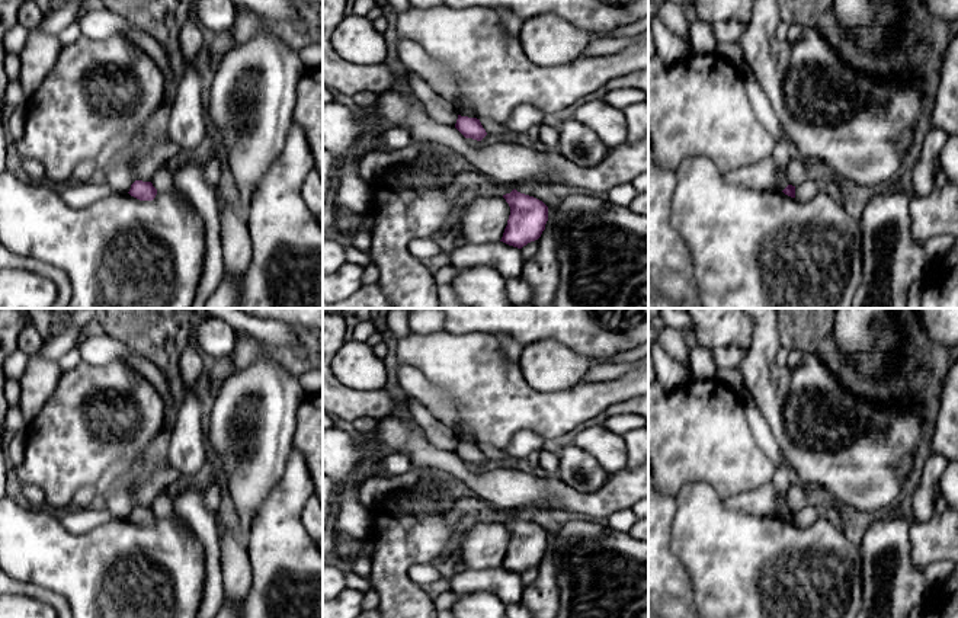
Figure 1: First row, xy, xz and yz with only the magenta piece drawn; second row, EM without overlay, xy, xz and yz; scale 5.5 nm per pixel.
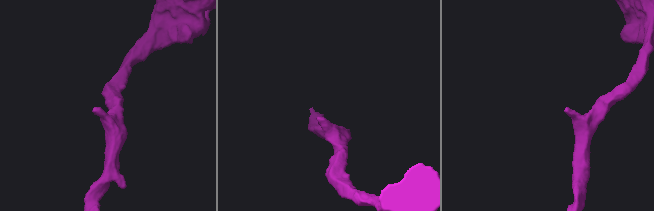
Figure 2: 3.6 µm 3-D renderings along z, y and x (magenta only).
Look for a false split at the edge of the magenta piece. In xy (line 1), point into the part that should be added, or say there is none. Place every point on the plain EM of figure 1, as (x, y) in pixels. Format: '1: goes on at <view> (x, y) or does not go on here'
1: does not go on here

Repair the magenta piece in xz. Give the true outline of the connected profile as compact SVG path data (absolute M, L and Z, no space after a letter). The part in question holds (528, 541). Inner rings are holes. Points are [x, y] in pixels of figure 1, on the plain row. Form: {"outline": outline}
{"outline": "M513 515L503 521L510 532L510 541L500 567L522 574L541 563L548 547L548 532L529 521Z"}

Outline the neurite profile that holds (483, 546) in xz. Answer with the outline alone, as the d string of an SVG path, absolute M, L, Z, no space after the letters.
M503 522L474 523L456 541L455 554L471 570L500 567L510 532Z

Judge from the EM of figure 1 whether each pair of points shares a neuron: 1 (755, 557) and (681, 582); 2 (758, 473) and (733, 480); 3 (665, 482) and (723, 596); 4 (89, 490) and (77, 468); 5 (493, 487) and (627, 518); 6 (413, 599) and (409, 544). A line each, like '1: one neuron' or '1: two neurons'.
1: two neurons
2: one neuron
3: two neurons
4: two neurons
5: two neurons
6: one neuron

